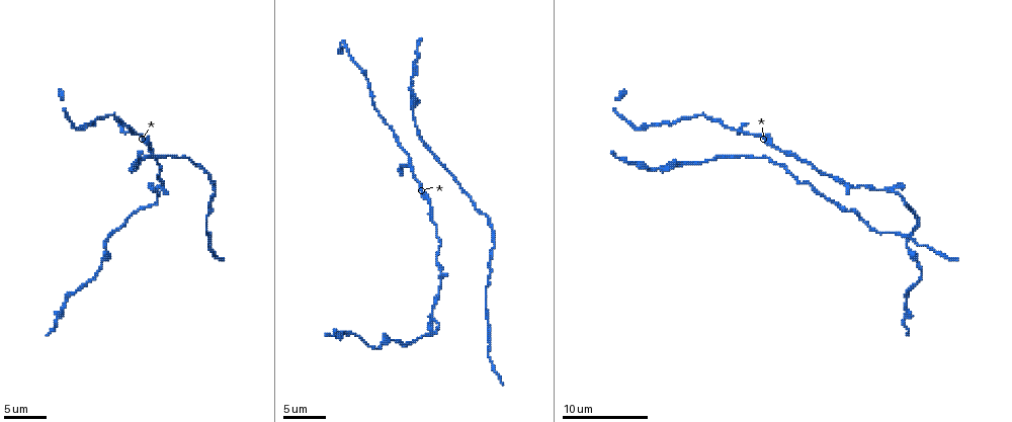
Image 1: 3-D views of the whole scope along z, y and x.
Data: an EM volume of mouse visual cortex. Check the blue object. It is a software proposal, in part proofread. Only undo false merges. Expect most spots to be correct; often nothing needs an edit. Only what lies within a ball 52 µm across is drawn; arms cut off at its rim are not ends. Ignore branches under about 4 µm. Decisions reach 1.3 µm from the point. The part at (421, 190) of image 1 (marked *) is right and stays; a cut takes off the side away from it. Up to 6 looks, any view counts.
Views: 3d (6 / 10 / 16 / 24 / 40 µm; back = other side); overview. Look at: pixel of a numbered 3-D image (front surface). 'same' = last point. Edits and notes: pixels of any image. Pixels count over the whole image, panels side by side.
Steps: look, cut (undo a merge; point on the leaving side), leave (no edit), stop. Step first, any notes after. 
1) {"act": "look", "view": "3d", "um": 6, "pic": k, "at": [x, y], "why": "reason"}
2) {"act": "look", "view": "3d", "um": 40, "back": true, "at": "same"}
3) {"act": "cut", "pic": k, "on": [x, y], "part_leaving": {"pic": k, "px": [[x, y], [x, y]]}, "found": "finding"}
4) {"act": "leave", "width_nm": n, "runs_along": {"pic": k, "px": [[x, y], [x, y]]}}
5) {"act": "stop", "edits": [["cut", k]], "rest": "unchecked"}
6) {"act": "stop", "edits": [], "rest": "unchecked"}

{"act": "look", "view": "3d", "um": 16, "pic": 1, "at": [730, 129], "why": "arms part here"}

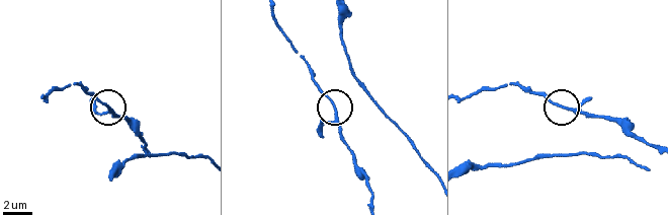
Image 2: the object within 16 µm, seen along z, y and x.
{"act": "look", "view": "3d", "um": 6, "pic": 2, "at": [335, 108]}

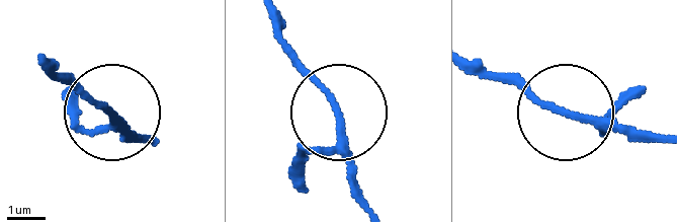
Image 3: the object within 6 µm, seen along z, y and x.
{"act": "leave", "side_arm_um": 22, "runs_along": {"pic": 3, "px": [[656, 139], [540, 106], [505, 74]]}, "found": "continuous, no second neuron"}

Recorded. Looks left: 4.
{"act": "look", "view": "3d", "um": 16, "pic": 1, "at": [410, 90], "why": "thick turns thin"}

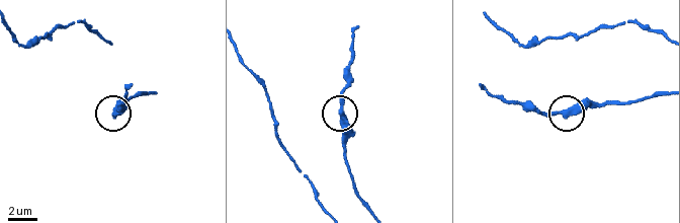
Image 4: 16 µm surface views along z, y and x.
{"act": "leave", "found": "one neuron here"}

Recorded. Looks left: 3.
{"act": "look", "view": "3d", "um": 6, "pic": 1, "at": [848, 186], "why": "small branch off a trunk"}

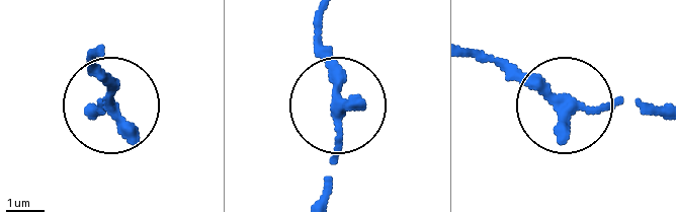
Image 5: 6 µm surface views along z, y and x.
{"act": "leave", "arms": 3, "runs_along": {"pic": 5, "px": [[470, 50], [605, 111], [650, 100]]}, "found": "continuous, no second neuron"}

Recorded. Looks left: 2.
{"act": "stop", "edits": [], "rest": "unchecked"}

